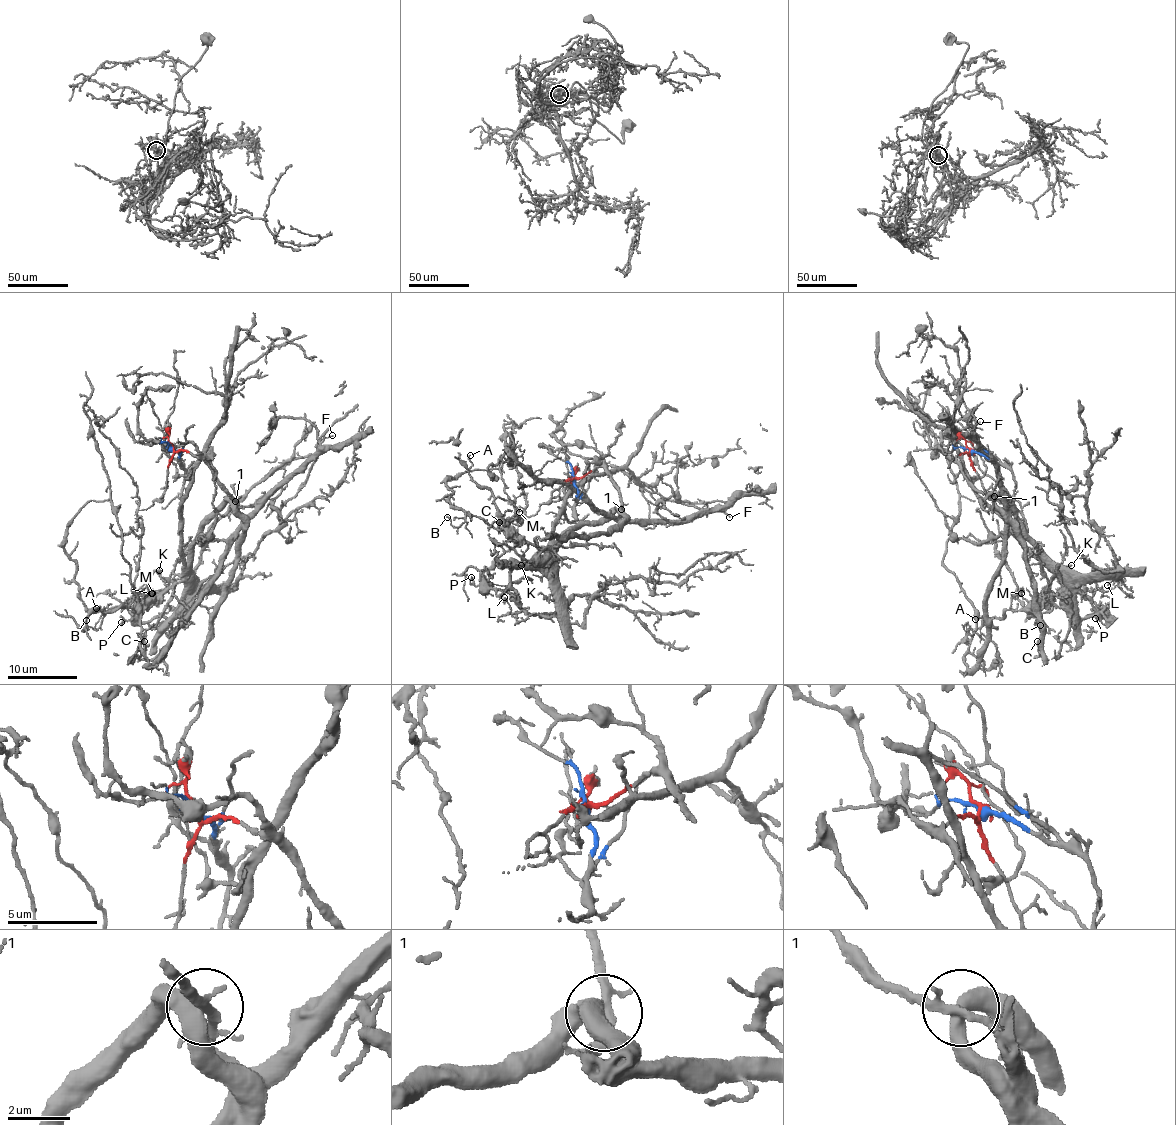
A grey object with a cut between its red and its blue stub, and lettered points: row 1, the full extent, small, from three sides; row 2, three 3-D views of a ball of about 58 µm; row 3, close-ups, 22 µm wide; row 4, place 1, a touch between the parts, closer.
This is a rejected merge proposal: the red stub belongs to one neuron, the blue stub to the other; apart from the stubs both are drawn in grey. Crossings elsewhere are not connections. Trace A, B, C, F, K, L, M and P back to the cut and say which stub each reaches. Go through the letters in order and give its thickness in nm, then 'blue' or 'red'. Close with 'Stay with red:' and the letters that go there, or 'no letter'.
A: 120 nm | blue
B: 110 nm | blue
C: 130 nm | blue
F: 100 nm | red
K: 170 nm | blue
L: 120 nm | blue
M: 200 nm | blue
P: 120 nm | blue
Stay with red: F

